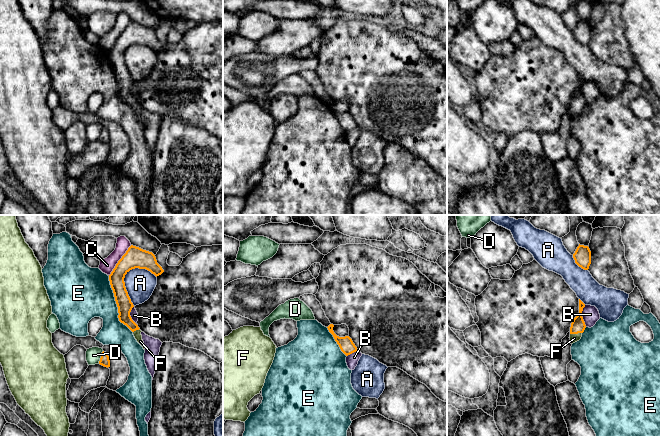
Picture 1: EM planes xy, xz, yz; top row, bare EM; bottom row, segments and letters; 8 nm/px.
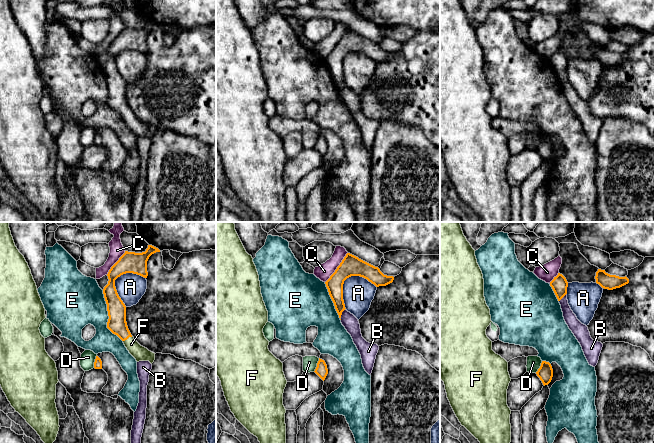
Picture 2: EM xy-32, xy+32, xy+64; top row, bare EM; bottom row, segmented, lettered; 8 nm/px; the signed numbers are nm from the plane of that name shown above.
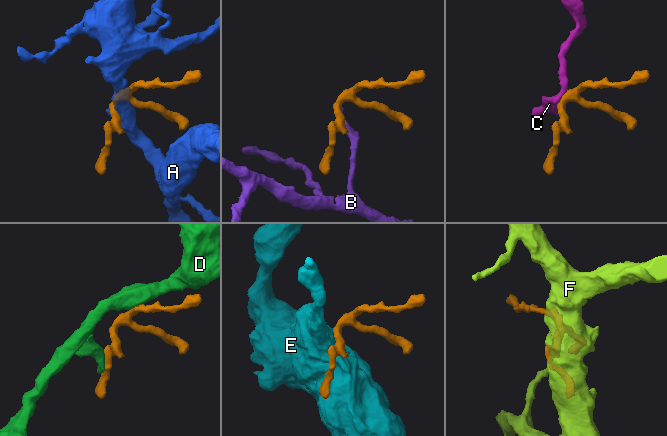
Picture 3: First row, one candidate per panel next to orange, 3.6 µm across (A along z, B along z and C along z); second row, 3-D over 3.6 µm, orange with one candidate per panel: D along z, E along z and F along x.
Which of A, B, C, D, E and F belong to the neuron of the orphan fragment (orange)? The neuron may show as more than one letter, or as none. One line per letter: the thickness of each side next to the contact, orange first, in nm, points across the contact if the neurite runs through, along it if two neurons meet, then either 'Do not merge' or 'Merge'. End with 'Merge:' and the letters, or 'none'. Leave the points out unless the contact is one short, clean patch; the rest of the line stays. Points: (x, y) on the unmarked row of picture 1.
A: Thickness 170 nm (orange) against 240 nm. Do not merge
B: Thickness 110 nm (orange) against 140 nm. Boundary: yz (584, 81), (582, 95), (586, 102). Do not merge
C: Thickness 170 nm (orange) against 120 nm. Boundary: xy (131, 21), (109, 51). Do not merge
D: Thickness 80 nm (orange) against 120 nm. Boundary: xy (103, 127), (98, 138). Do not merge
E: Thickness 120 nm (orange) against 380 nm. Do not merge
F: Thickness 110 nm (orange) against 70 nm. Path across: yz (578, 101), (575, 109), (574, 114). Merge
Merge: F

